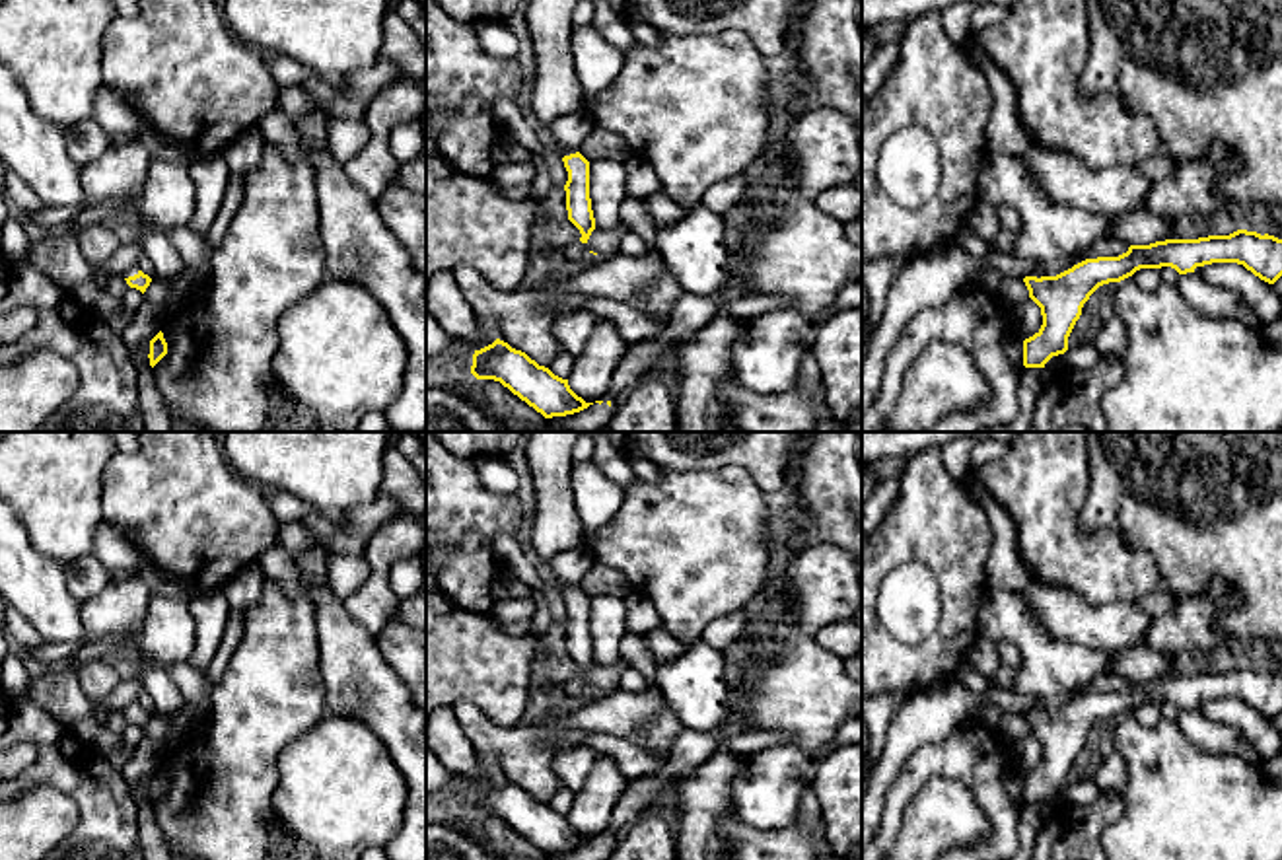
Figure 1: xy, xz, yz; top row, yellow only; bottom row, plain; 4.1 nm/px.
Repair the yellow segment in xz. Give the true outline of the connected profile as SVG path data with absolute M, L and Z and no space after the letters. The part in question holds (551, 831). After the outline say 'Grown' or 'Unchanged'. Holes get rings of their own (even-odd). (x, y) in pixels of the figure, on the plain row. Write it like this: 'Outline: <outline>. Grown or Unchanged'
Outline: M500 774L475 786L471 809L477 815L500 817L545 854L574 850L593 841L578 833L568 815Z. Unchanged

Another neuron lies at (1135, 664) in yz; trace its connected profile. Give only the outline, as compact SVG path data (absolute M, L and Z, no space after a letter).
M1134 646L1111 652L1107 671L1122 675L1126 681L1150 681L1165 677L1173 671L1175 654L1154 650L1148 646Z

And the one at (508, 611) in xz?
M525 597L525 599L504 599L500 603L494 603L490 613L500 621L500 623L521 623L529 621L535 615L535 599Z

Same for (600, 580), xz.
M595 562L586 576L580 580L578 588L588 597L615 595L626 599L634 590L632 584L617 570Z

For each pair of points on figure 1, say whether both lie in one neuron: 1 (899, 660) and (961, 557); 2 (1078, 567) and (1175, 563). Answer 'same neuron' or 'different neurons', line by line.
1: same neuron
2: different neurons

